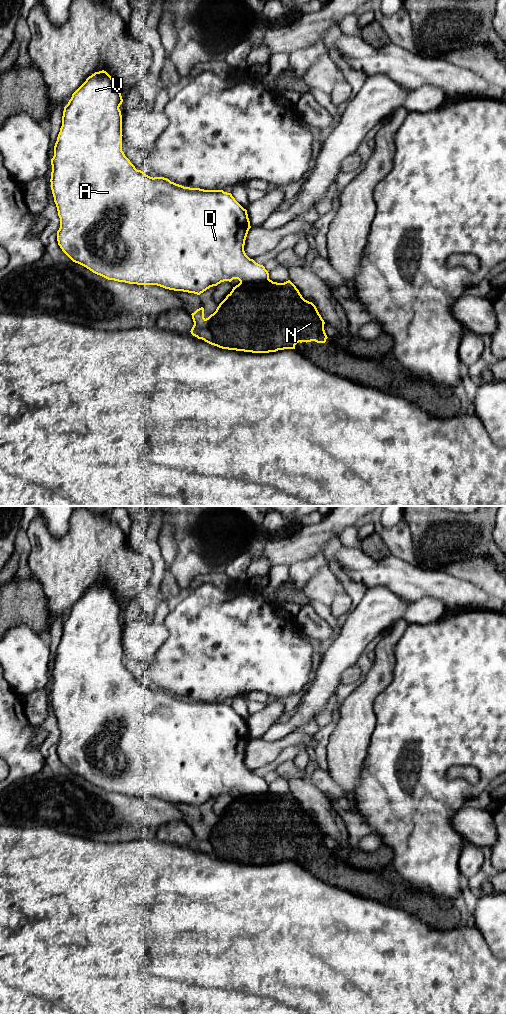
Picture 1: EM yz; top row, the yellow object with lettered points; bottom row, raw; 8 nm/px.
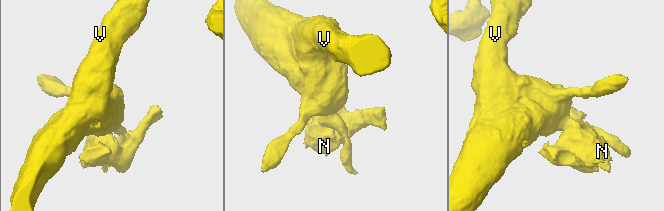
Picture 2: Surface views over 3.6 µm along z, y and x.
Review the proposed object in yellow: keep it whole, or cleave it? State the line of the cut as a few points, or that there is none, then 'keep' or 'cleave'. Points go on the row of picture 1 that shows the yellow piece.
yz (268, 278), (262, 281), (240, 282) | cleave

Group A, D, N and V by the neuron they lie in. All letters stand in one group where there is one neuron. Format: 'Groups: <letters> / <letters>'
Groups: A D V / N

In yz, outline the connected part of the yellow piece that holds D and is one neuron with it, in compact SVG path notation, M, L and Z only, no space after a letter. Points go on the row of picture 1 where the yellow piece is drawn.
M104 70L95 72L72 94L64 107L62 126L54 146L54 156L51 159L51 190L60 218L60 228L57 231L58 245L62 251L75 263L78 263L93 273L108 280L137 285L157 285L165 289L183 291L200 295L207 289L221 282L238 279L240 282L258 282L269 279L269 273L263 265L250 259L244 245L250 226L247 210L232 196L223 190L204 190L184 187L171 182L164 177L150 177L137 170L122 151L122 115L119 109L123 99L112 77Z

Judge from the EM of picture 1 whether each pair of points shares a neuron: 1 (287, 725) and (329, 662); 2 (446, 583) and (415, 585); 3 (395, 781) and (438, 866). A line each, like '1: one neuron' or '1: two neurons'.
1: one neuron
2: one neuron
3: one neuron

